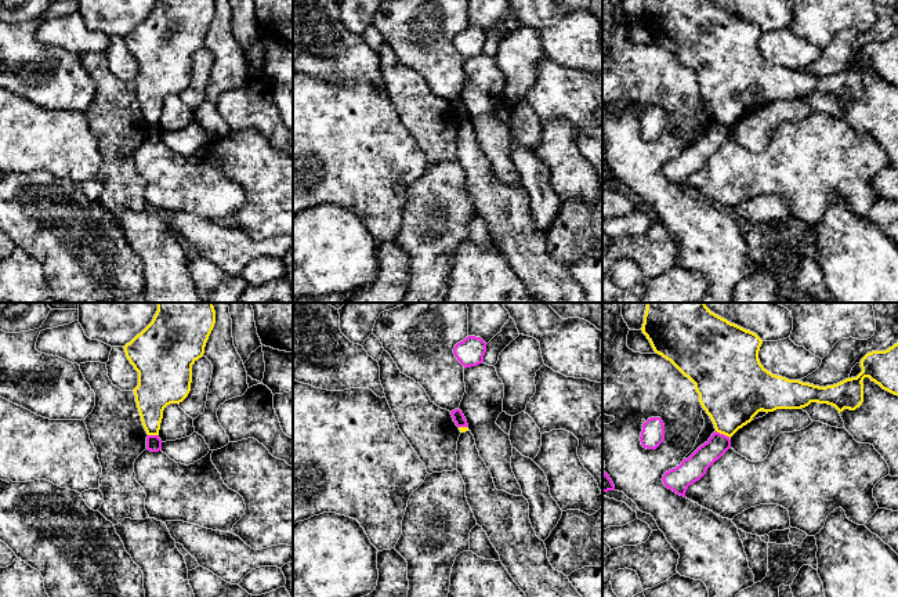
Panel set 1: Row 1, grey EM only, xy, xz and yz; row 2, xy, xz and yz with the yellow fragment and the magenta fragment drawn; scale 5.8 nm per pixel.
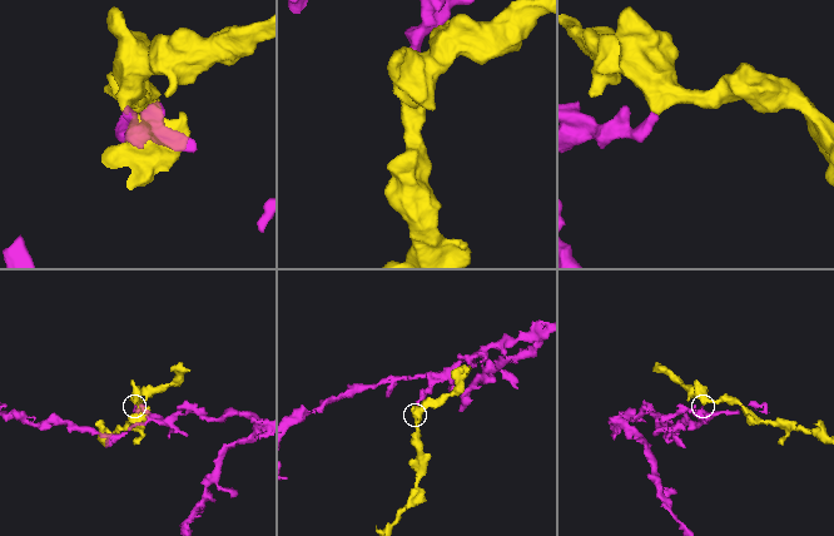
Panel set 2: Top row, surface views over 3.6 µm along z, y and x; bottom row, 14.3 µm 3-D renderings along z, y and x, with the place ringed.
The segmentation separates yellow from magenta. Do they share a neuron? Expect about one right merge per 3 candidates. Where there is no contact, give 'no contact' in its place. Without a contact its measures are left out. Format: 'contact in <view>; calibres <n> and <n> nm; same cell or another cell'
contact in yz; calibres 380 and 140 nm; another cell

